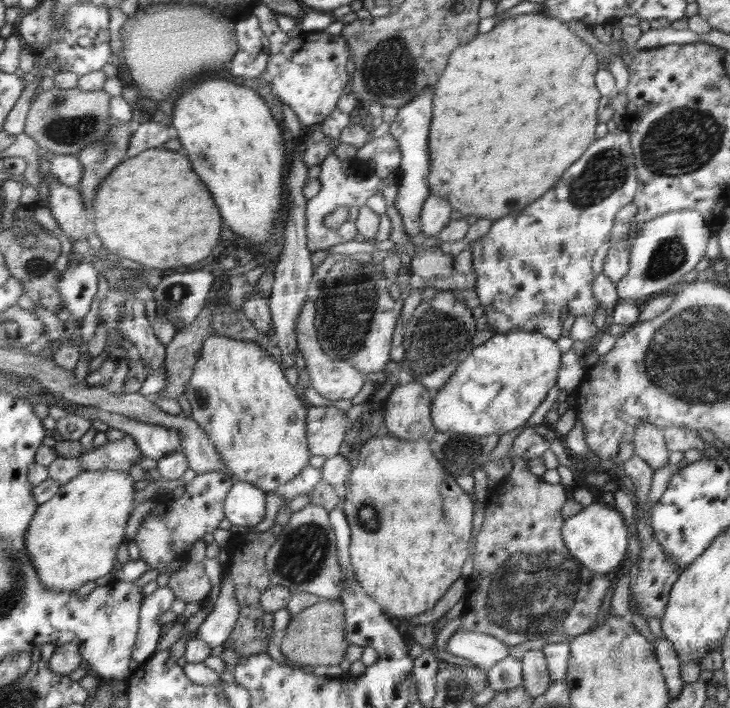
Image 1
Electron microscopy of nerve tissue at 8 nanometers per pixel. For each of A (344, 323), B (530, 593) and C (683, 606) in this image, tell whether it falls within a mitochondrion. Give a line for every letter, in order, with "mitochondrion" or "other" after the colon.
A: mitochondrion
B: mitochondrion
C: other

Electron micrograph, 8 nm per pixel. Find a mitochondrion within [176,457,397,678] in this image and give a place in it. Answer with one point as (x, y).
(302, 558)

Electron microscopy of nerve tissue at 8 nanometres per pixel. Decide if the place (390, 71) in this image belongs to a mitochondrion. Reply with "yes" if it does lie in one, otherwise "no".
yes

